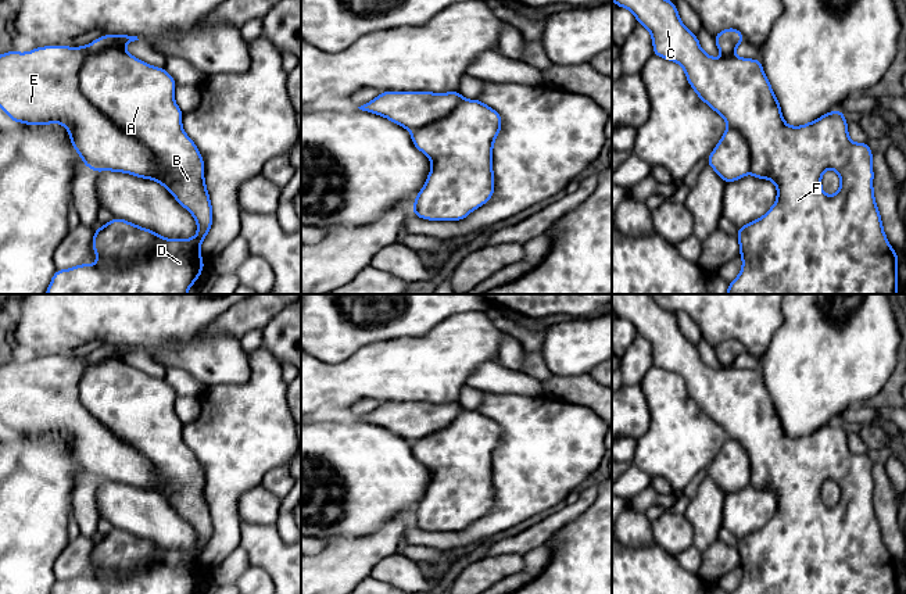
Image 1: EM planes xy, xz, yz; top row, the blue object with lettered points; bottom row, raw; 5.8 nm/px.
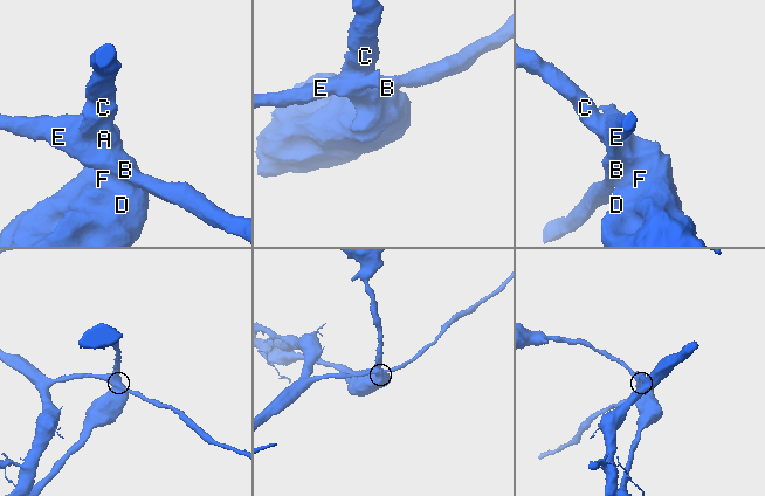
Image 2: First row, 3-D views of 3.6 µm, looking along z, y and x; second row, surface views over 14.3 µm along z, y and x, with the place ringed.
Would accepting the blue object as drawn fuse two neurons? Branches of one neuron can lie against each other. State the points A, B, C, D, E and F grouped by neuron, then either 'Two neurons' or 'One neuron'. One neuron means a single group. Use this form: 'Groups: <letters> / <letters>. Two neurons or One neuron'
Groups: A B C D F / E. Two neurons

